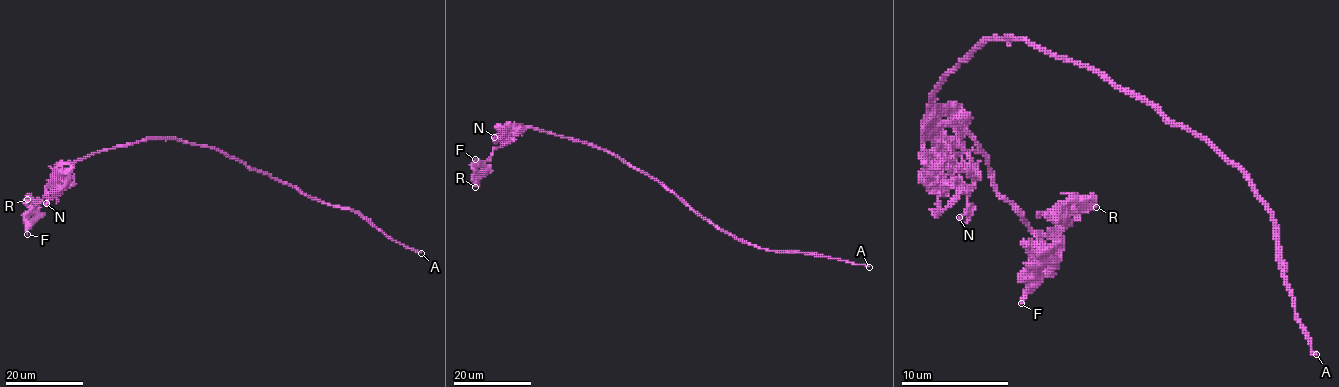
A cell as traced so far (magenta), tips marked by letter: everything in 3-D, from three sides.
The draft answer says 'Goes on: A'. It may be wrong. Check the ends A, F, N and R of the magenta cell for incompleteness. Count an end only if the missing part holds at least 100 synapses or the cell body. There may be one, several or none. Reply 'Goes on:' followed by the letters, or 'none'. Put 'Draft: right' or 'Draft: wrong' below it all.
Goes on: A
Draft: right

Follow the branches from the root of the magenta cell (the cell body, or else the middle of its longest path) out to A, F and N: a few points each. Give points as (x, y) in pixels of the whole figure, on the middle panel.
A: (659, 183), (721, 230), (758, 247), (816, 253), (869, 267)
F: (659, 183), (602, 150), (531, 127), (520, 126), (493, 151), (485, 165), (475, 159)
N: (659, 183), (602, 150), (531, 127), (514, 124), (500, 139), (495, 141), (494, 137)

